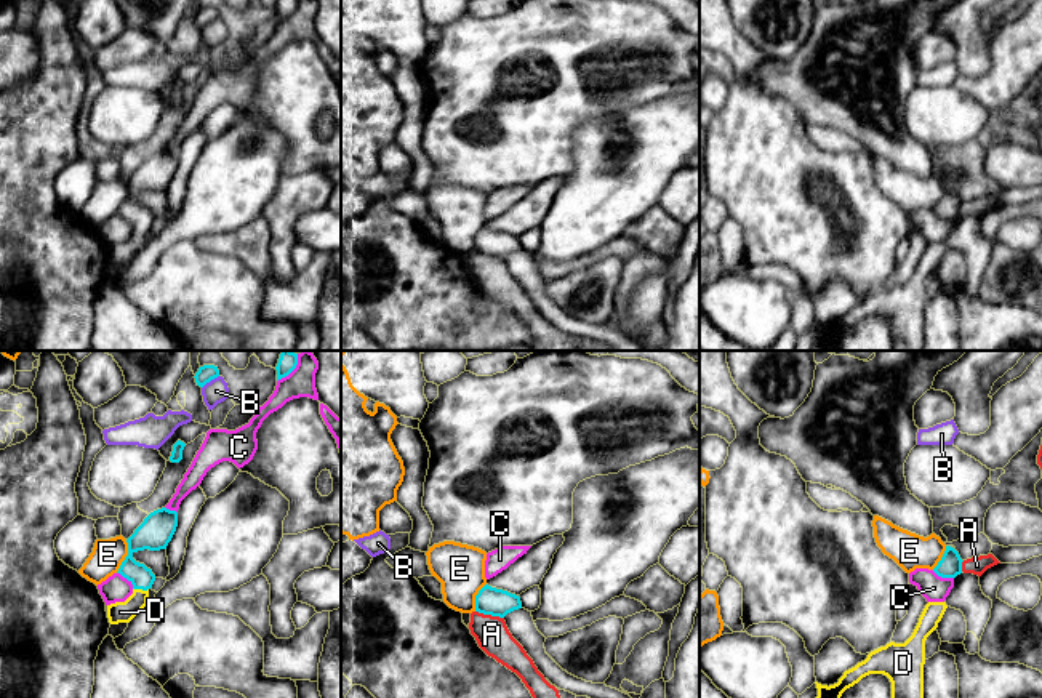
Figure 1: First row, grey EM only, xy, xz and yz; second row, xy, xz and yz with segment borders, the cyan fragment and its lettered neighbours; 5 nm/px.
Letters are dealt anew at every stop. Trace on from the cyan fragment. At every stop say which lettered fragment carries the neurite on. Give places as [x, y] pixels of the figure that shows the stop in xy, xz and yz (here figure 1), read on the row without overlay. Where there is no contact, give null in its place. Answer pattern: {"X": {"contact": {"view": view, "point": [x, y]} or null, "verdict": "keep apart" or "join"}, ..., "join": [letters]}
{"A": {"contact": {"view": "xz", "point": [490, 255]}, "verdict": "keep apart"}, "B": {"contact": {"view": "xy", "point": [210, 21]}, "verdict": "keep apart"}, "C": {"contact": {"view": "xy", "point": [127, 220]}, "verdict": "keep apart"}, "D": {"contact": {"view": "xy", "point": [141, 229]}, "verdict": "join"}, "E": {"contact": {"view": "xy", "point": [127, 197]}, "verdict": "keep apart"}, "join": ["D"]}

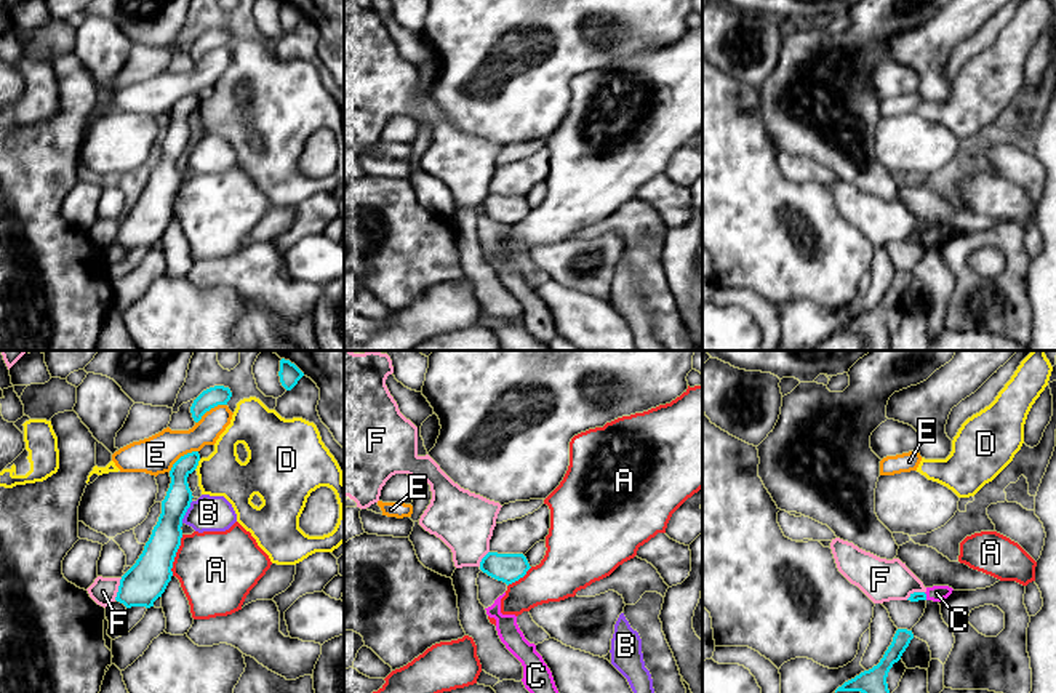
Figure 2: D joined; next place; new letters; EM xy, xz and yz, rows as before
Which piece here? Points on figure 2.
{"A": {"contact": {"view": "xy", "point": [175, 197]}, "verdict": "keep apart"}, "B": {"contact": {"view": "xy", "point": [186, 152]}, "verdict": "keep apart"}, "C": {"contact": {"view": "yz", "point": [925, 237]}, "verdict": "keep apart"}, "D": {"contact": {"view": "xy", "point": [197, 106]}, "verdict": "keep apart"}, "E": {"contact": {"view": "xy", "point": [210, 50]}, "verdict": "keep apart"}, "F": {"contact": {"view": "xy", "point": [119, 231]}, "verdict": "keep apart"}, "join": []}

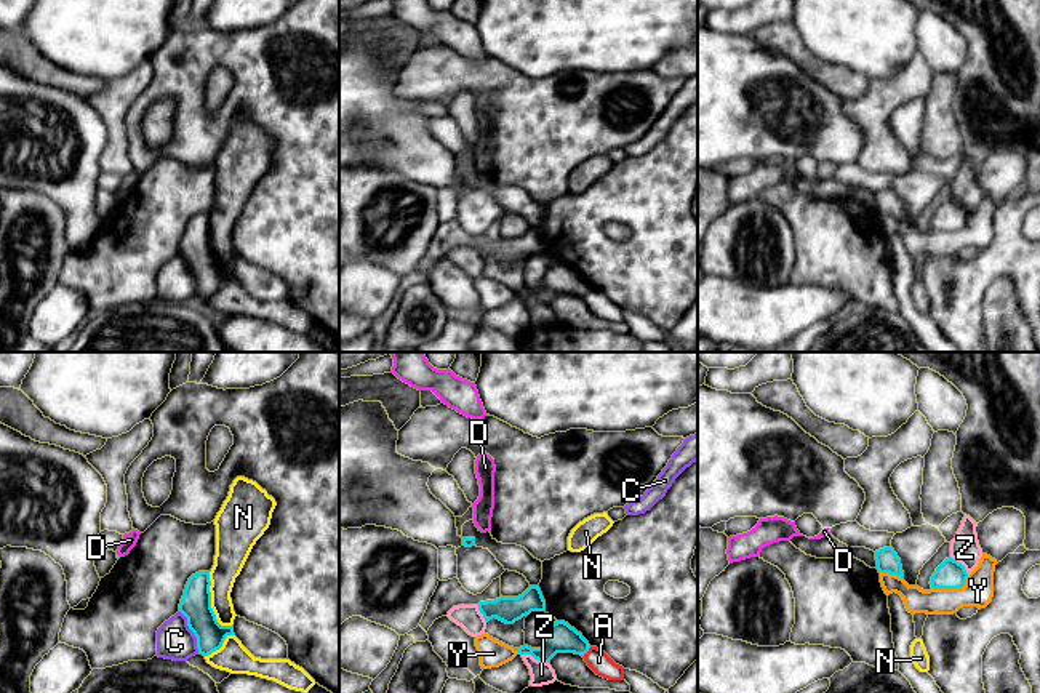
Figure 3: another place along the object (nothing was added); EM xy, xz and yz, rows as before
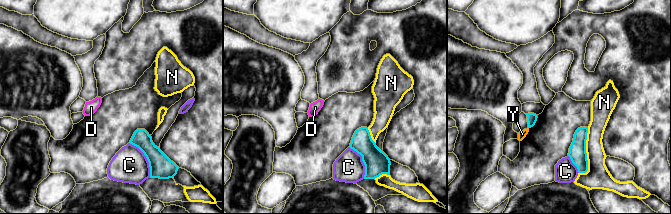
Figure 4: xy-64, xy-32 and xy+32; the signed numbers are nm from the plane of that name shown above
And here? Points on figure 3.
{"A": {"contact": {"view": "xz", "point": [588, 292]}, "verdict": "keep apart"}, "C": {"contact": {"view": "xy", "point": [191, 271]}, "verdict": "keep apart"}, "D": {"contact": null, "verdict": "keep apart"}, "N": {"contact": {"view": "xy", "point": [210, 245]}, "verdict": "keep apart"}, "Y": {"contact": {"view": "yz", "point": [952, 229]}, "verdict": "keep apart"}, "Z": {"contact": {"view": "xz", "point": [535, 300]}, "verdict": "keep apart"}, "join": []}

